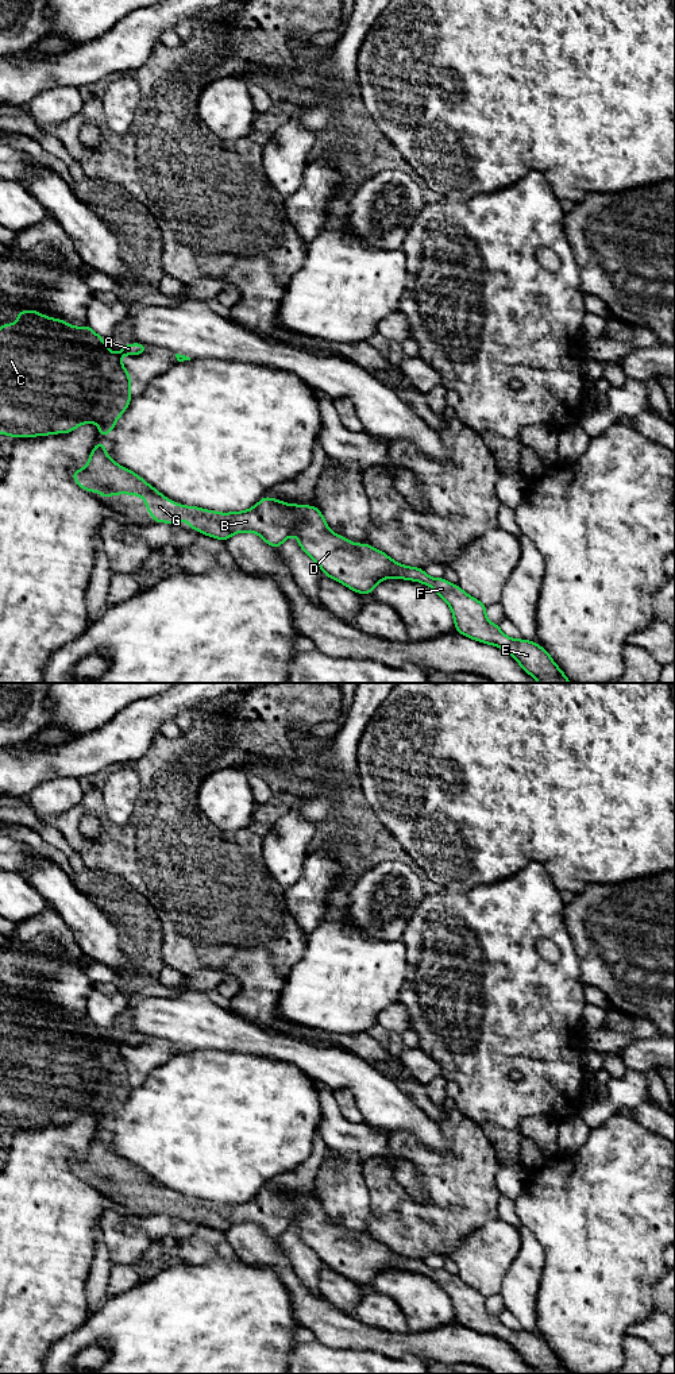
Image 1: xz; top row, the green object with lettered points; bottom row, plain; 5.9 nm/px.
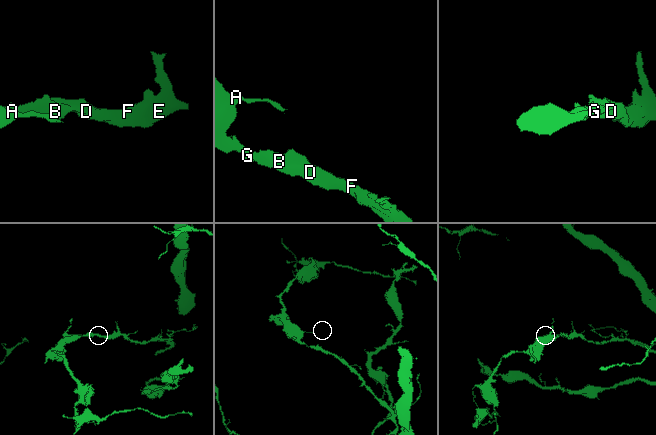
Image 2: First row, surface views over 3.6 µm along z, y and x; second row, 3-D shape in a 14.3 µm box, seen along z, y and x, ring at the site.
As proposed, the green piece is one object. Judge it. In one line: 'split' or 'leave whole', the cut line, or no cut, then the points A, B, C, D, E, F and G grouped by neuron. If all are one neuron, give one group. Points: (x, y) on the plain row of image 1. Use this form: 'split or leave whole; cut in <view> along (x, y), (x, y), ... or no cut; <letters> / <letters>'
leave whole; no cut; A B C D E F G

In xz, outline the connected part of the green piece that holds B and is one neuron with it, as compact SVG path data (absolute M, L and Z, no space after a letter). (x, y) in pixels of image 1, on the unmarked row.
M97 1134L82 1161L73 1162L74 1173L86 1182L99 1181L101 1189L115 1185L143 1188L155 1213L189 1212L189 1220L225 1232L235 1224L254 1223L274 1239L292 1226L324 1266L358 1285L371 1285L383 1270L416 1271L433 1280L451 1298L455 1321L468 1329L509 1343L520 1358L539 1374L571 1374L549 1344L533 1332L513 1331L486 1309L486 1297L466 1285L458 1275L431 1269L423 1259L406 1258L369 1235L355 1235L333 1224L317 1197L285 1194L263 1188L244 1203L217 1204L171 1193L139 1166L115 1154Z

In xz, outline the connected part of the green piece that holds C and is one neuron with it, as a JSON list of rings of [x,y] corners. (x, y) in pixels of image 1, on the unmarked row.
[[[20,1001],[16,1007],[16,1015],[0,1016],[0,1126],[19,1130],[69,1124],[86,1114],[96,1114],[100,1127],[109,1126],[132,1088],[131,1069],[120,1050],[143,1045],[147,1038],[126,1035],[120,1045],[113,1045],[89,1016],[77,1019],[36,1001]]]

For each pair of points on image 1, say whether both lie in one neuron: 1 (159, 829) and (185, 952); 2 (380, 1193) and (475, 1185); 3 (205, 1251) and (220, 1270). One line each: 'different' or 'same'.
1: same
2: same
3: different

